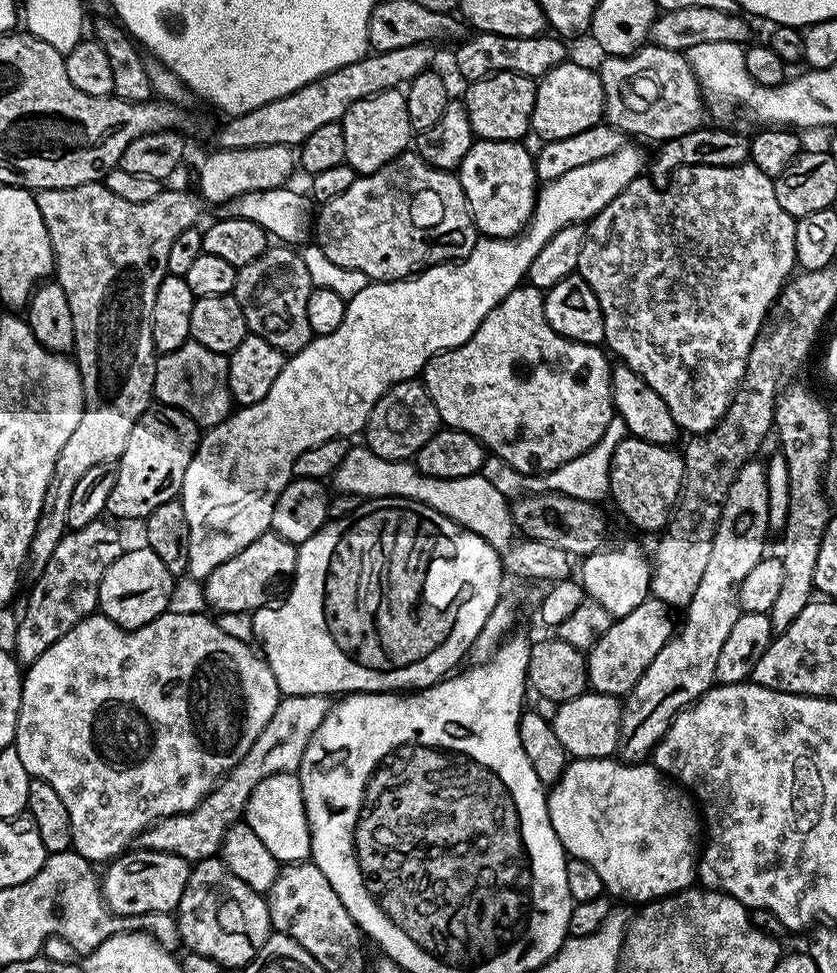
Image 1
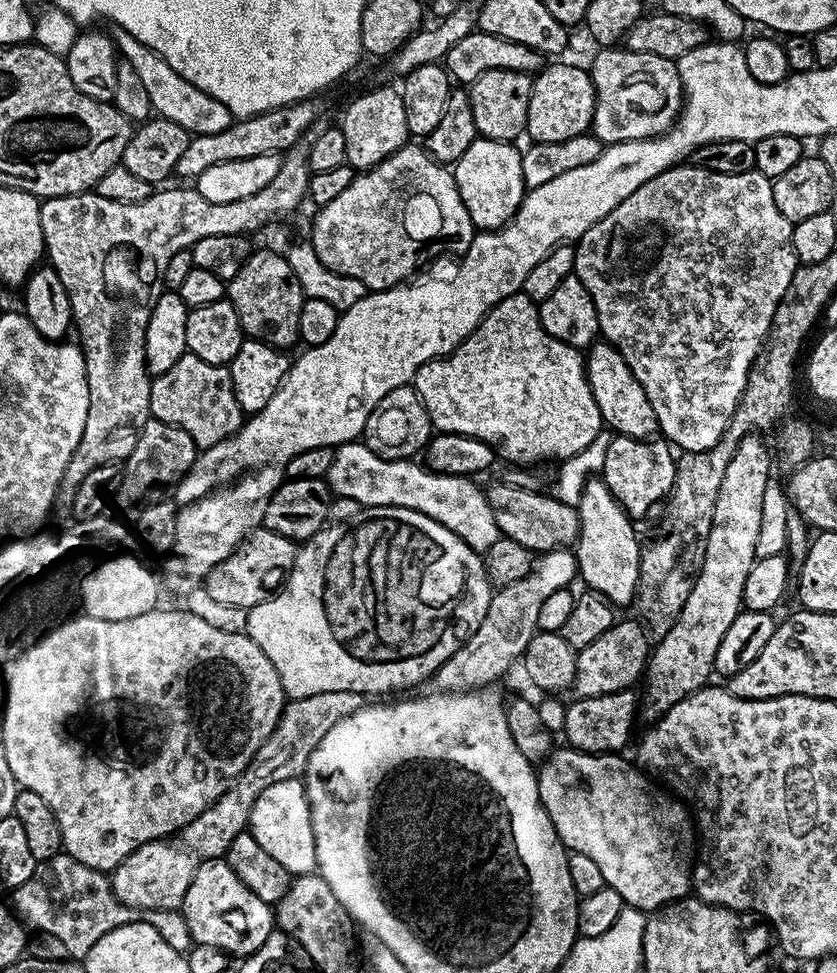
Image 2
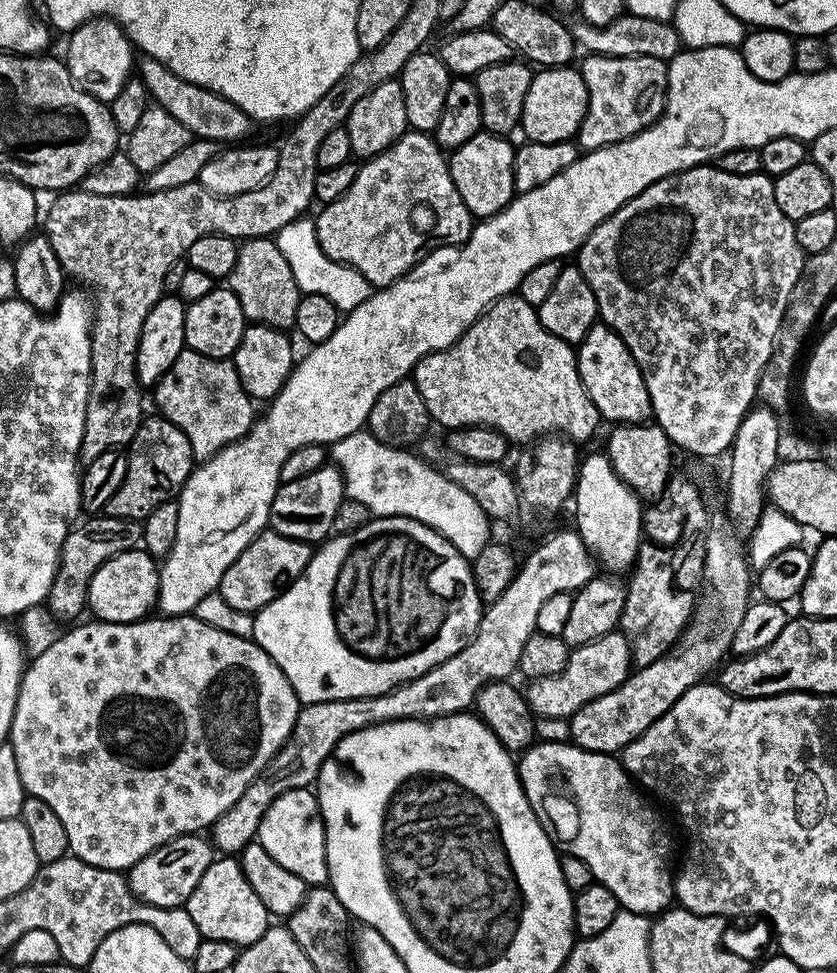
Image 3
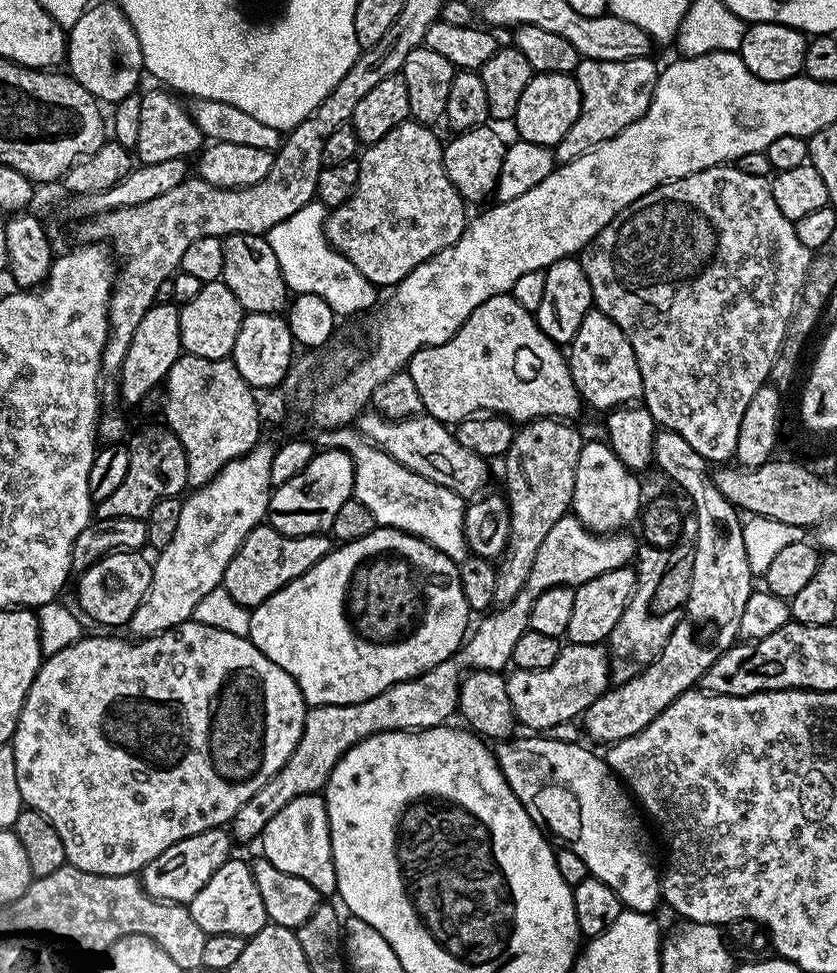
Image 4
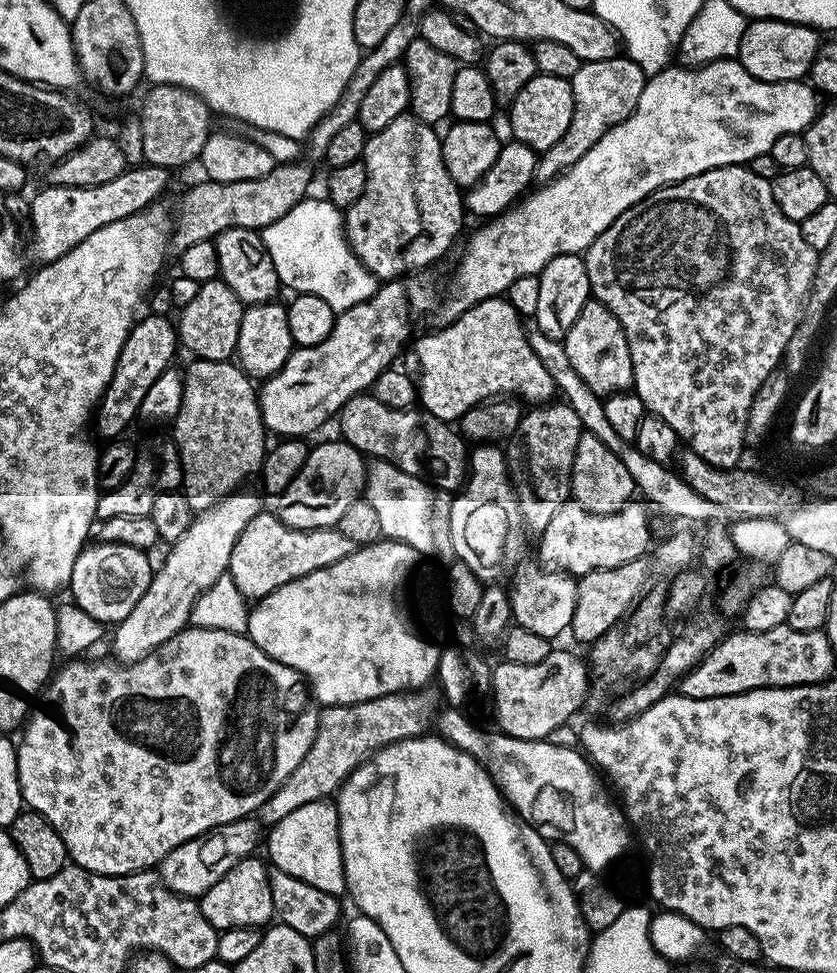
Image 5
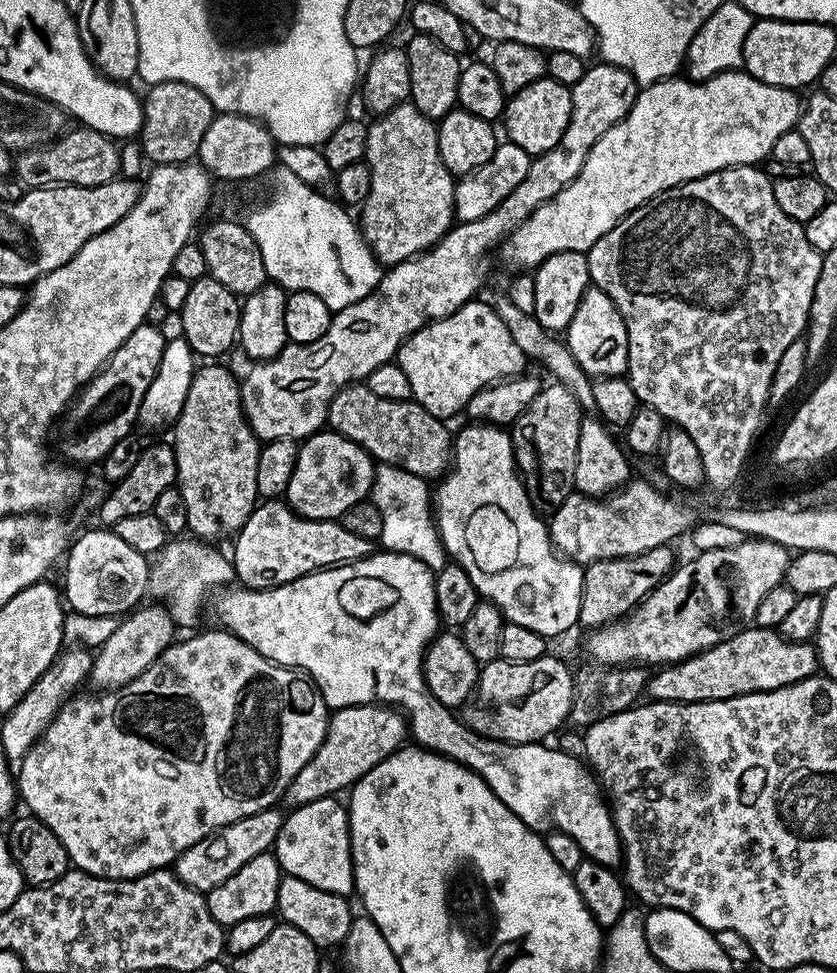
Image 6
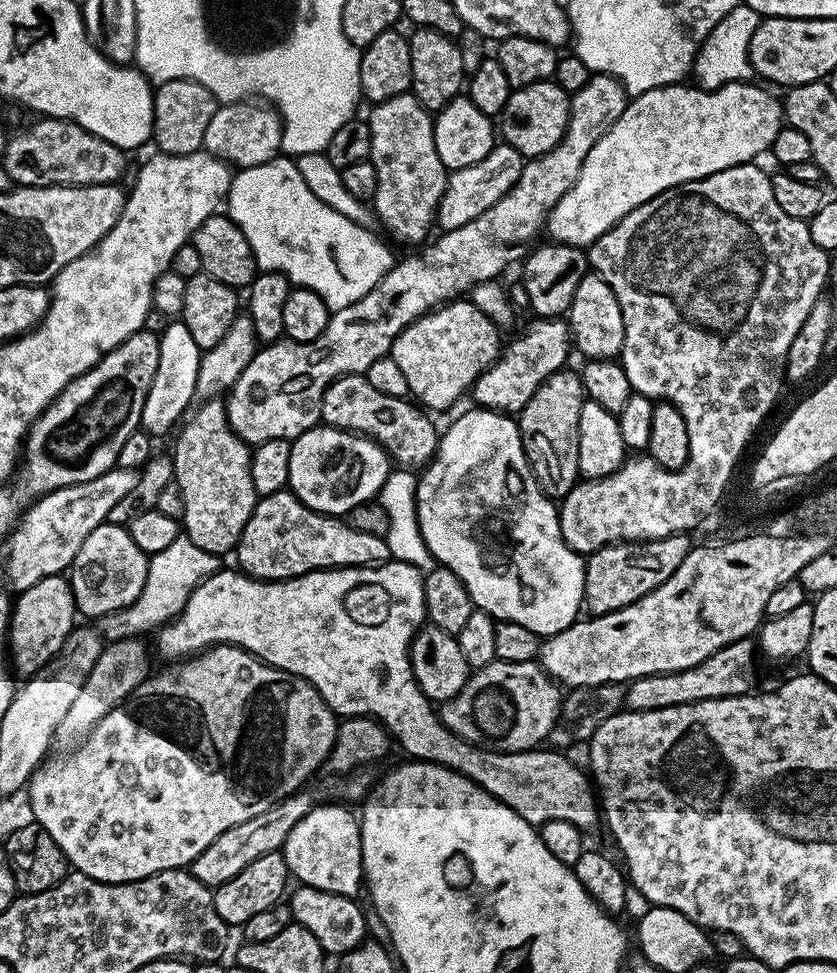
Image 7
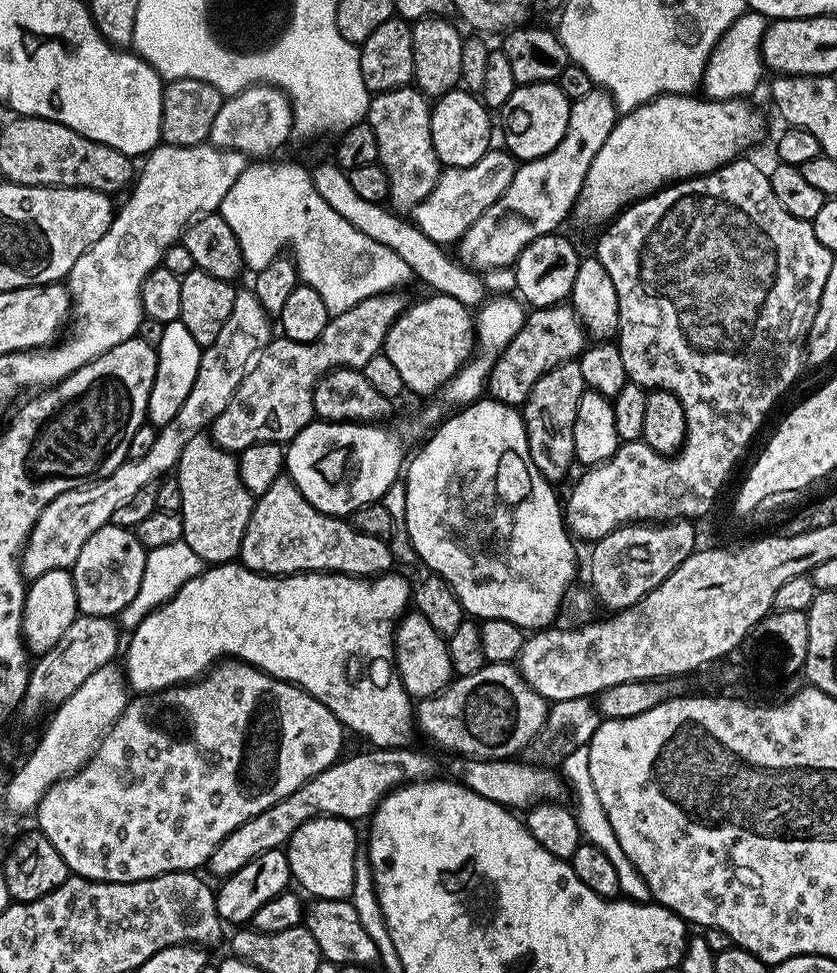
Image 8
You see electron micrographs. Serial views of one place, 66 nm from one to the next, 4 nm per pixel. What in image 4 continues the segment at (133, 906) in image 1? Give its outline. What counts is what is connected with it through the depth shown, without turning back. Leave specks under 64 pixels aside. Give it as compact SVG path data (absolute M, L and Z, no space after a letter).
M227 827L211 828L202 830L190 838L182 838L182 842L174 842L170 850L162 850L154 862L147 864L142 870L142 883L144 889L159 900L169 900L175 904L188 905L210 882L210 877L214 875L214 870L218 866L225 864L233 855L232 847L234 841Z

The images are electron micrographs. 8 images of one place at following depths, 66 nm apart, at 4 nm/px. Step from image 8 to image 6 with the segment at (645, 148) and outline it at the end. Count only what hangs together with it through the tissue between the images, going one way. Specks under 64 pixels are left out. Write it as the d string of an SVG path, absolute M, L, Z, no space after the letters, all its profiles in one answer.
M743 70L723 72L709 80L669 78L659 80L656 84L641 87L636 93L636 101L632 109L628 111L628 116L622 118L622 122L618 122L610 130L606 130L606 134L602 134L602 138L598 138L598 142L590 150L590 154L578 174L578 178L574 178L574 182L567 184L553 200L538 206L538 210L534 210L534 214L530 214L530 218L526 218L526 222L522 222L522 226L518 226L518 230L511 232L502 245L502 253L504 252L505 258L510 263L517 264L517 269L520 270L534 270L543 260L559 252L582 252L586 254L592 249L594 242L598 242L598 238L606 235L627 212L633 212L650 198L654 198L663 192L669 192L671 188L678 188L681 184L691 180L702 178L706 174L714 174L723 168L736 168L739 164L759 165L768 157L771 157L774 142L778 142L778 138L782 138L782 134L793 131L797 127L802 111L802 100L801 97L796 96L799 95L791 88L779 88L778 86L770 86L766 82L758 82L758 78L754 78L749 72Z

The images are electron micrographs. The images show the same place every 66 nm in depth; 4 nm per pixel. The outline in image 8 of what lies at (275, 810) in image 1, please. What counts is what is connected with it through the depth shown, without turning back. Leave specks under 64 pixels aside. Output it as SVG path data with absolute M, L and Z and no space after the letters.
M319 816L298 826L298 830L294 830L294 834L288 839L286 845L292 880L295 883L300 883L309 892L309 897L318 900L347 900L351 897L354 890L355 858L358 855L356 828L357 825L351 820L343 820L333 816Z

